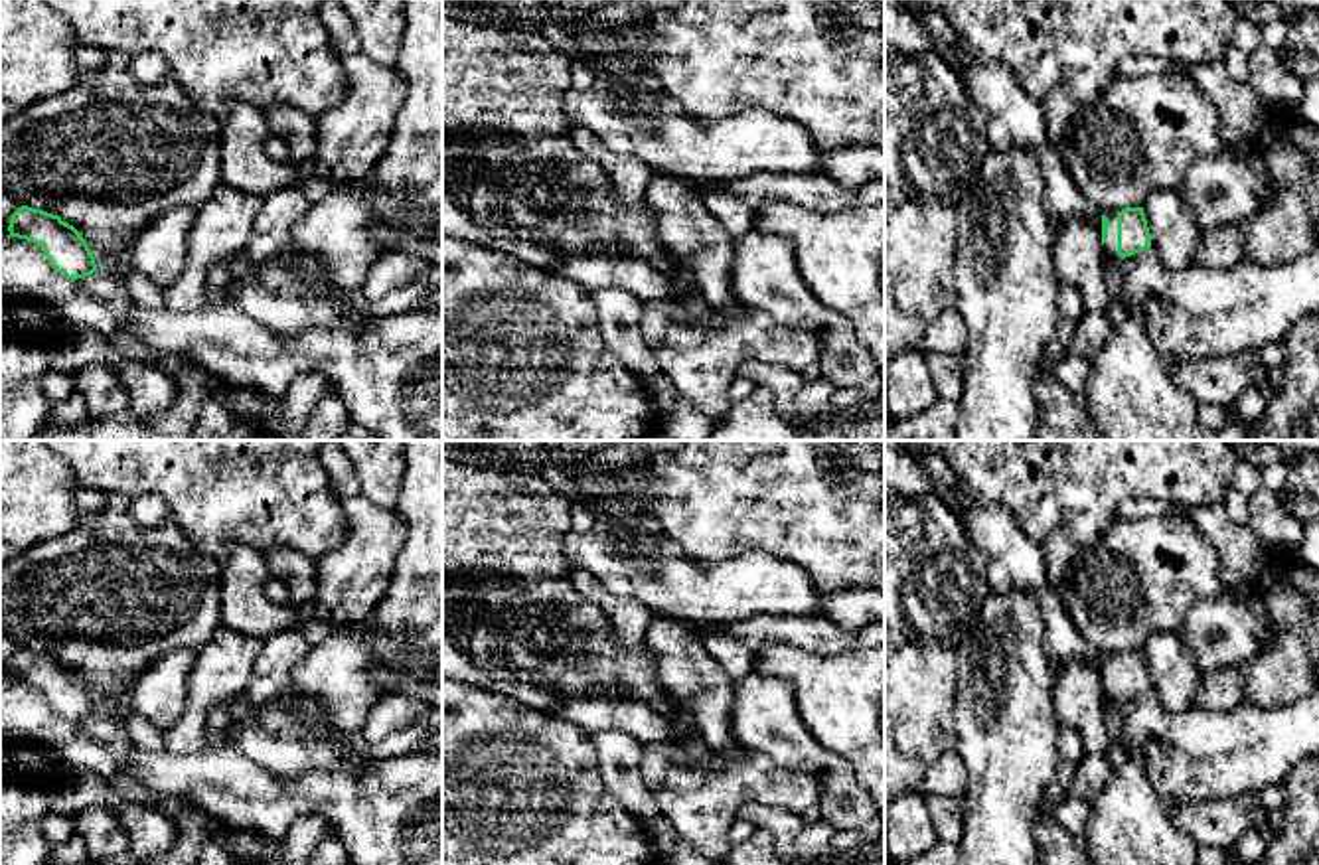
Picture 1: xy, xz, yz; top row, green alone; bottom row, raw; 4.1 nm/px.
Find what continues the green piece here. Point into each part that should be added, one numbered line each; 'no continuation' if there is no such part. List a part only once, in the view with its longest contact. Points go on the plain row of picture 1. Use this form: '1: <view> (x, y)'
1: yz (1110, 690)

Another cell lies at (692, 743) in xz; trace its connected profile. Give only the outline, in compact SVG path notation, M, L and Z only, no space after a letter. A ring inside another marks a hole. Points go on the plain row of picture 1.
M699 729L681 733L669 745L673 745L677 750L681 750L687 762L697 762L711 750L707 747L703 735L699 733Z

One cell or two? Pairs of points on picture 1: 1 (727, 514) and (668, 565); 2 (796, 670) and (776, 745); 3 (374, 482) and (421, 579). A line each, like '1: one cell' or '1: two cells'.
1: two cells
2: two cells
3: two cells

